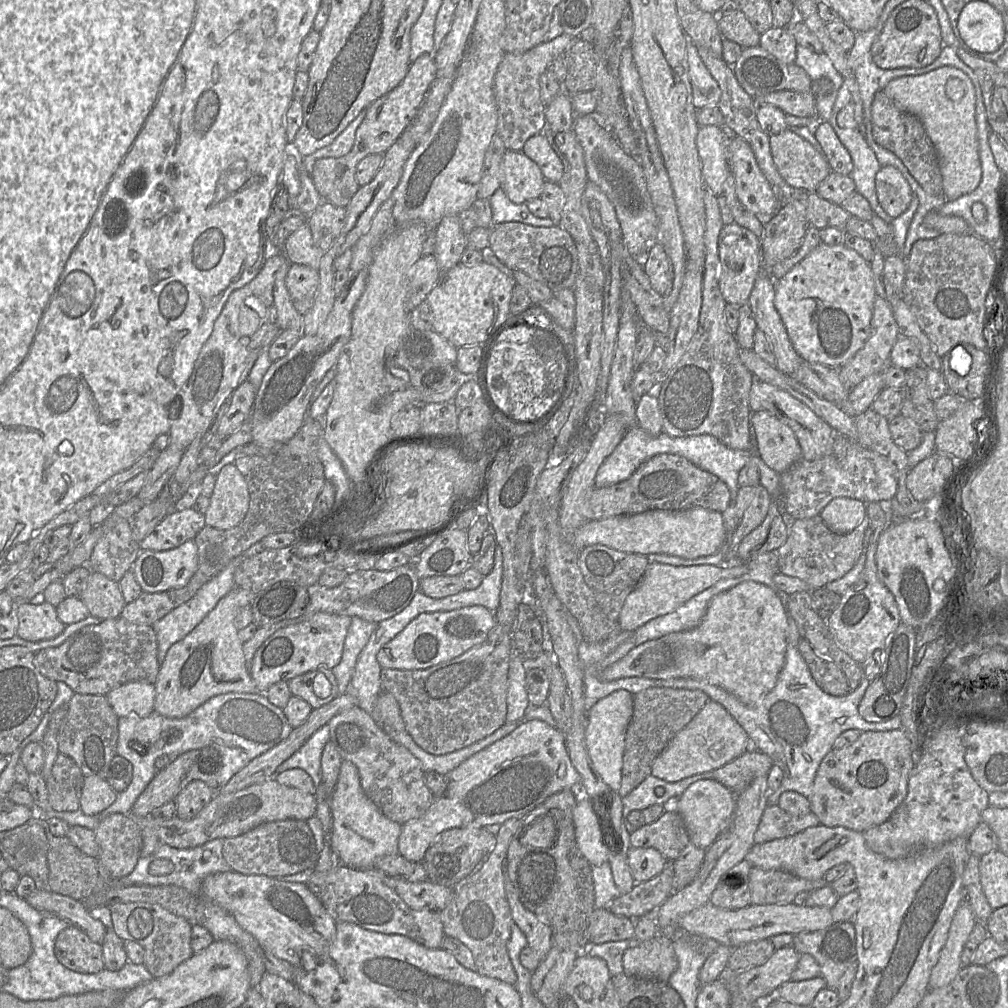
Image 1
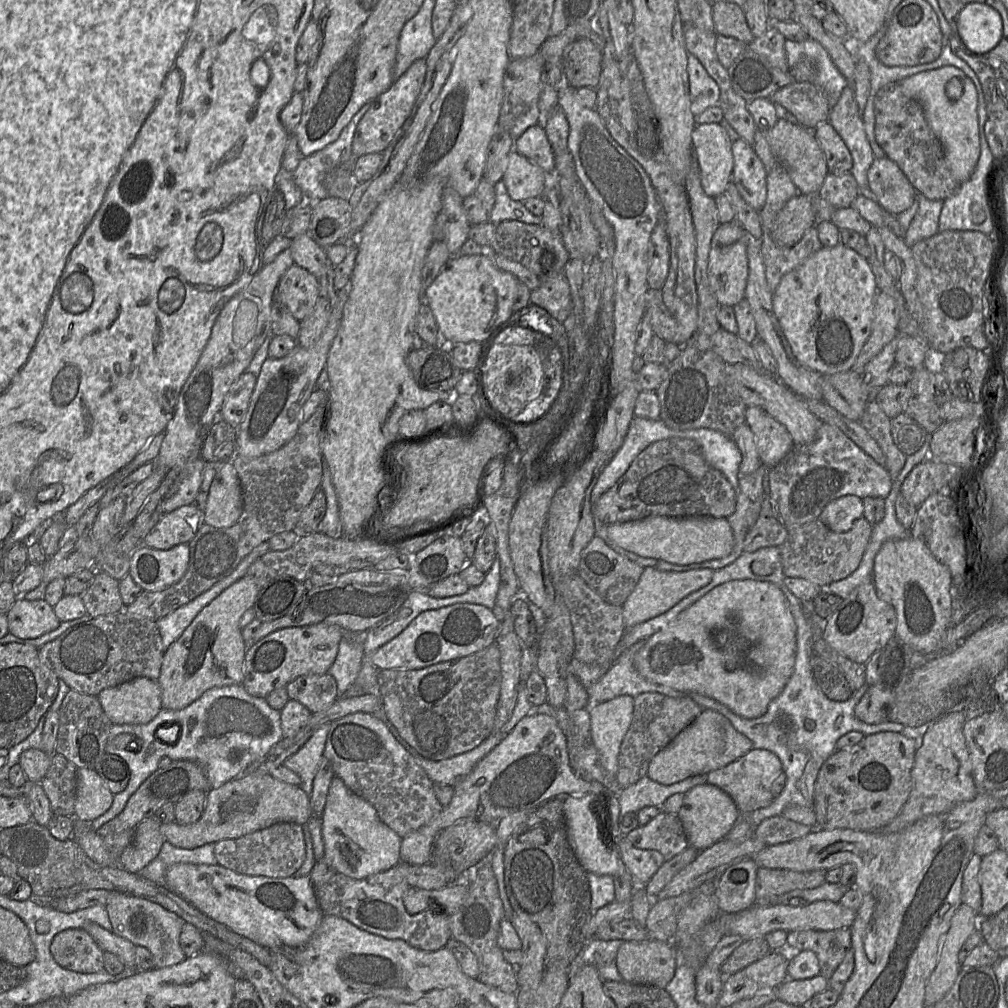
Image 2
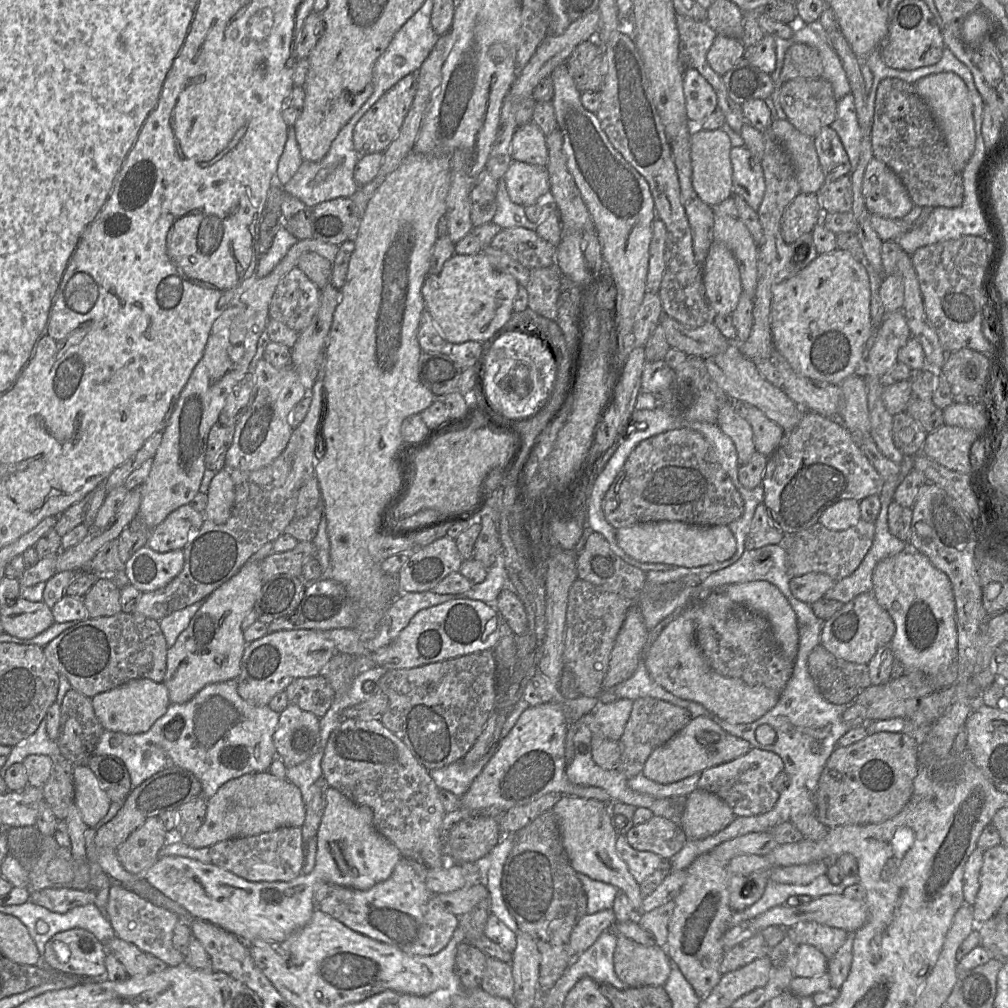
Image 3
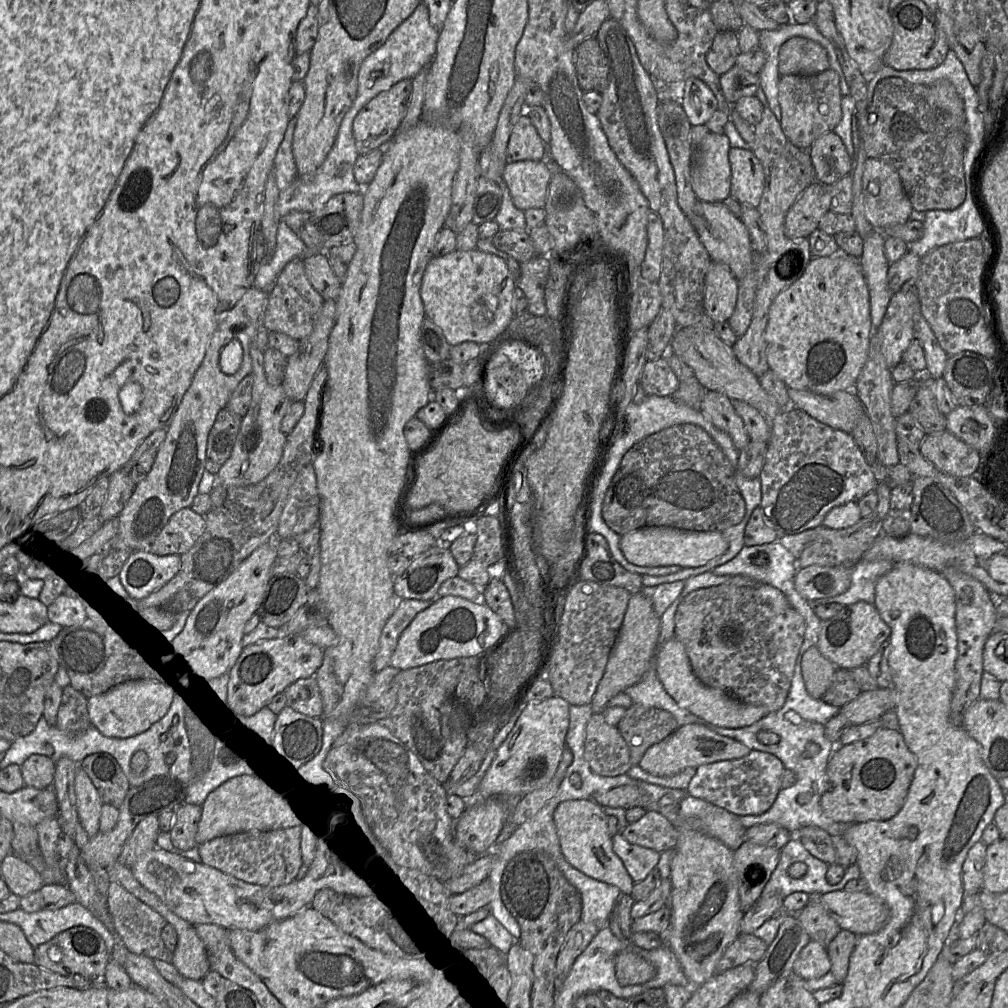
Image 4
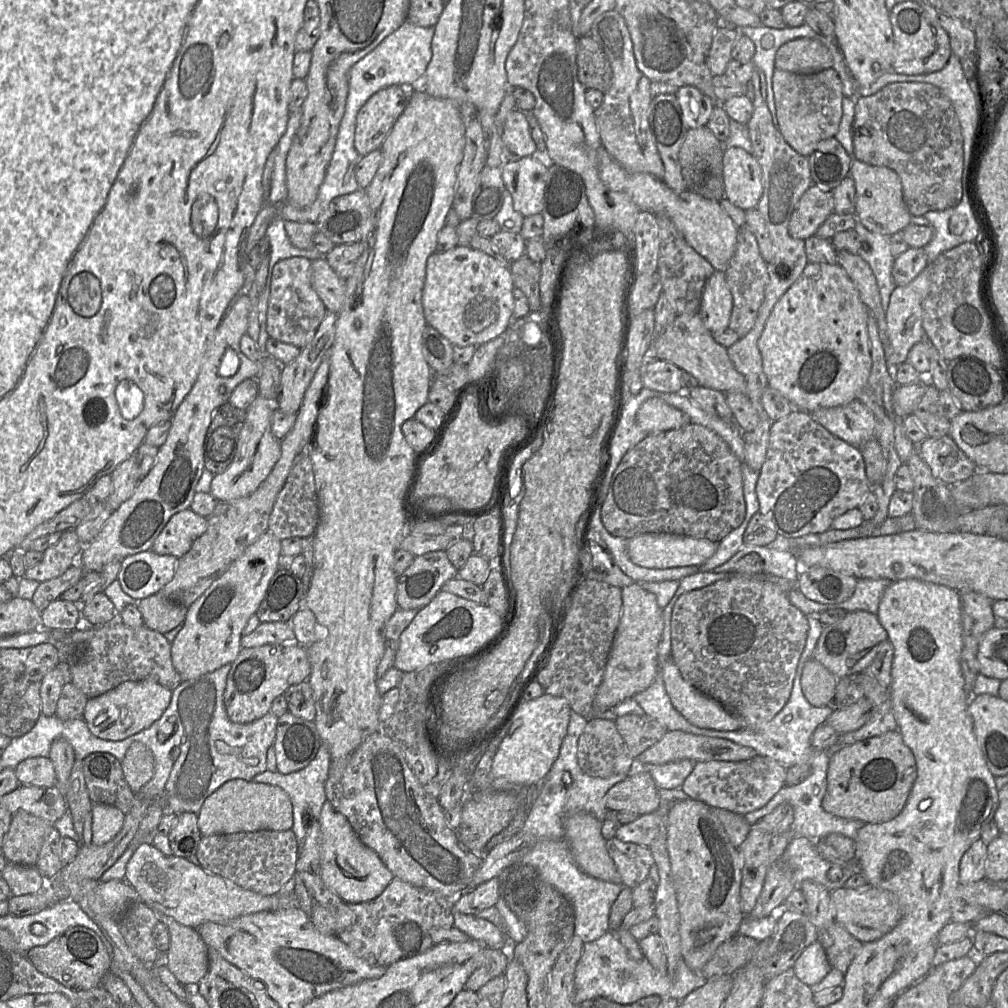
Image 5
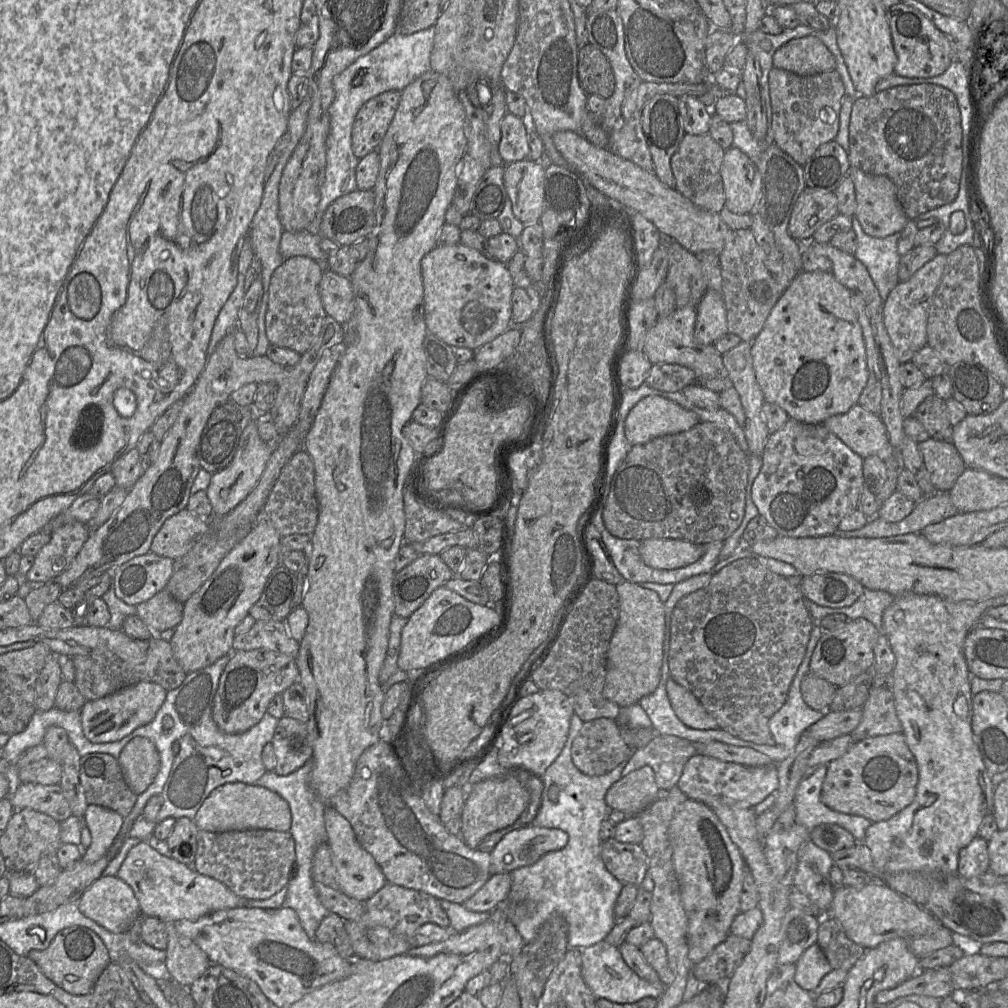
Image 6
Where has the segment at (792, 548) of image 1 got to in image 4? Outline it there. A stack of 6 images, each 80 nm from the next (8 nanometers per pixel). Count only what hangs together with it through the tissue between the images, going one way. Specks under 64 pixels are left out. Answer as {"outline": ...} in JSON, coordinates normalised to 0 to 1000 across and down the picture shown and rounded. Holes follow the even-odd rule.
{"outline":[[[871,478],[868,488],[871,492],[871,500],[863,512],[854,514],[841,524],[825,525],[817,521],[808,524],[809,535],[800,541],[795,551],[791,554],[792,563],[814,561],[835,562],[845,564],[855,555],[856,550],[864,543],[869,534],[873,532],[877,514],[883,505],[884,485],[877,478]]]}

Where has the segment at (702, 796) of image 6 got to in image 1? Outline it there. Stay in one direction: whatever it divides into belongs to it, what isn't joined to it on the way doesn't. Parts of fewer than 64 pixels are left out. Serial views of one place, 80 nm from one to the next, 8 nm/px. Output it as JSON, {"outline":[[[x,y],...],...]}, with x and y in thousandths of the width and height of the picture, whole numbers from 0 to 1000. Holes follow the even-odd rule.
{"outline":[[[746,740],[738,748],[705,767],[708,774],[733,788],[751,771],[762,769],[767,760],[768,756],[762,749]]]}

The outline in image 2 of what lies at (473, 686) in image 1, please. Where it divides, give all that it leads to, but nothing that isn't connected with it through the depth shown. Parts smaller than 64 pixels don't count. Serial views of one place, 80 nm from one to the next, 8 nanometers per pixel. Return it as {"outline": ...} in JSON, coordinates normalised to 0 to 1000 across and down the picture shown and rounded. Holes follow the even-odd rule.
{"outline":[[[492,638],[467,650],[412,665],[375,666],[383,713],[419,751],[437,755],[464,746],[490,722],[497,682],[496,646]]]}

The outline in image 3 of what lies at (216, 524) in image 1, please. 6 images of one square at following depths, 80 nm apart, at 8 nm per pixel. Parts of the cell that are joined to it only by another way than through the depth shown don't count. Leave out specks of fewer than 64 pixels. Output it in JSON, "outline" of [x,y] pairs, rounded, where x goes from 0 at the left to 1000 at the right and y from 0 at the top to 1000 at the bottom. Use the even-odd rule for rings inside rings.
{"outline":[[[221,464],[213,470],[205,488],[206,498],[202,515],[214,520],[223,519],[232,501],[233,487],[228,466]]]}

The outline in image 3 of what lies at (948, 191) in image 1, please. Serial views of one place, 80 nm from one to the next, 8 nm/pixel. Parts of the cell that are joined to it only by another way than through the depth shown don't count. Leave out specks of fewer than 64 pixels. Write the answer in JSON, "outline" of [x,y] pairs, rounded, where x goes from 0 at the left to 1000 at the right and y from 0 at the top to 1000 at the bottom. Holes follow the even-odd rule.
{"outline":[[[934,71],[914,77],[906,84],[937,134],[946,168],[954,171],[966,152],[968,142],[965,103],[957,81],[947,72]]]}

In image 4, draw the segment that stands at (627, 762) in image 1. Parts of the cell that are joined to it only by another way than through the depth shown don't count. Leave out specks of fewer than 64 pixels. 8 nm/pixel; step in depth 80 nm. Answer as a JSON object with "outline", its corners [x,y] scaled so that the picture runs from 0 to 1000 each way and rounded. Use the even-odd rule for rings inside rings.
{"outline":[[[628,698],[612,718],[625,746],[626,759],[633,759],[641,744],[674,722],[663,705]]]}

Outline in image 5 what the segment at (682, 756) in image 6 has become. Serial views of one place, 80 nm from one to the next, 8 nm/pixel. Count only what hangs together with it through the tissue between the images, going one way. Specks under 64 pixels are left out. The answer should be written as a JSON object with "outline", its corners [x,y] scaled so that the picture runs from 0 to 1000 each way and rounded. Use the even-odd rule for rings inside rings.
{"outline":[[[629,752],[621,767],[621,771],[634,767],[644,767],[653,783],[676,782],[679,774],[687,766],[689,756],[685,753],[677,753],[660,758],[638,757]]]}

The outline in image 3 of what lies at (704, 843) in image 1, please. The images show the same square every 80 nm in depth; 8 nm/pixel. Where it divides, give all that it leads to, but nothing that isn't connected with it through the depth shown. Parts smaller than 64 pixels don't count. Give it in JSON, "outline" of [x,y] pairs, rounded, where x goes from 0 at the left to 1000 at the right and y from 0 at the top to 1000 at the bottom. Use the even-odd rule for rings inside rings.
{"outline":[[[690,782],[681,790],[675,819],[682,833],[693,833],[719,822],[728,812],[729,808],[716,793]]]}

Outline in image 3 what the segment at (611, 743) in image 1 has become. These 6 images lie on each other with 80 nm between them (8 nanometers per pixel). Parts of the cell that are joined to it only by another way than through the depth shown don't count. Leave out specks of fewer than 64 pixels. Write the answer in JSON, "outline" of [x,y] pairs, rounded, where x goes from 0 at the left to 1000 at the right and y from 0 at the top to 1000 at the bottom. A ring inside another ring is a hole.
{"outline":[[[615,692],[592,700],[588,708],[600,731],[608,735],[615,734],[626,708],[627,699],[627,694]]]}

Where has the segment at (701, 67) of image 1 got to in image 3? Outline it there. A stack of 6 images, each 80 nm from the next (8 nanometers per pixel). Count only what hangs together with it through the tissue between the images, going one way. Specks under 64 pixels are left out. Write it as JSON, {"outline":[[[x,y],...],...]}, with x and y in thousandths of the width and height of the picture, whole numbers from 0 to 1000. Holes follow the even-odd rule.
{"outline":[[[682,67],[679,70],[678,90],[682,116],[688,124],[695,127],[698,118],[712,107],[710,91],[688,67]]]}

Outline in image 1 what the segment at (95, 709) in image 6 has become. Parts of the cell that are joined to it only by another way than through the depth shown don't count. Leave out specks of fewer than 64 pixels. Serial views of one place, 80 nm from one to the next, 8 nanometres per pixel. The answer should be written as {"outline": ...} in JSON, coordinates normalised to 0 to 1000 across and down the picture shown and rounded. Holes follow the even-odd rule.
{"outline":[[[130,676],[104,690],[118,712],[128,709],[144,712],[153,706],[155,686],[152,678]]]}

